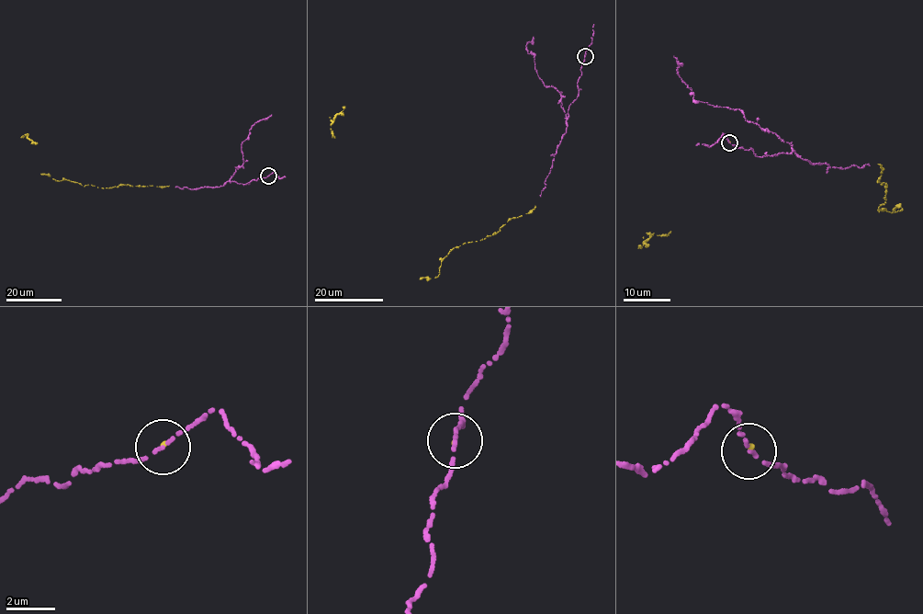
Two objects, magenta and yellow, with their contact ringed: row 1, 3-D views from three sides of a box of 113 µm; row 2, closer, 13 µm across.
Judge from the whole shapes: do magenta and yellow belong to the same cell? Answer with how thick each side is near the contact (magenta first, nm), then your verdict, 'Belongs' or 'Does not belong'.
Thickness 180 nm (magenta) against 130 nm. Belongs

